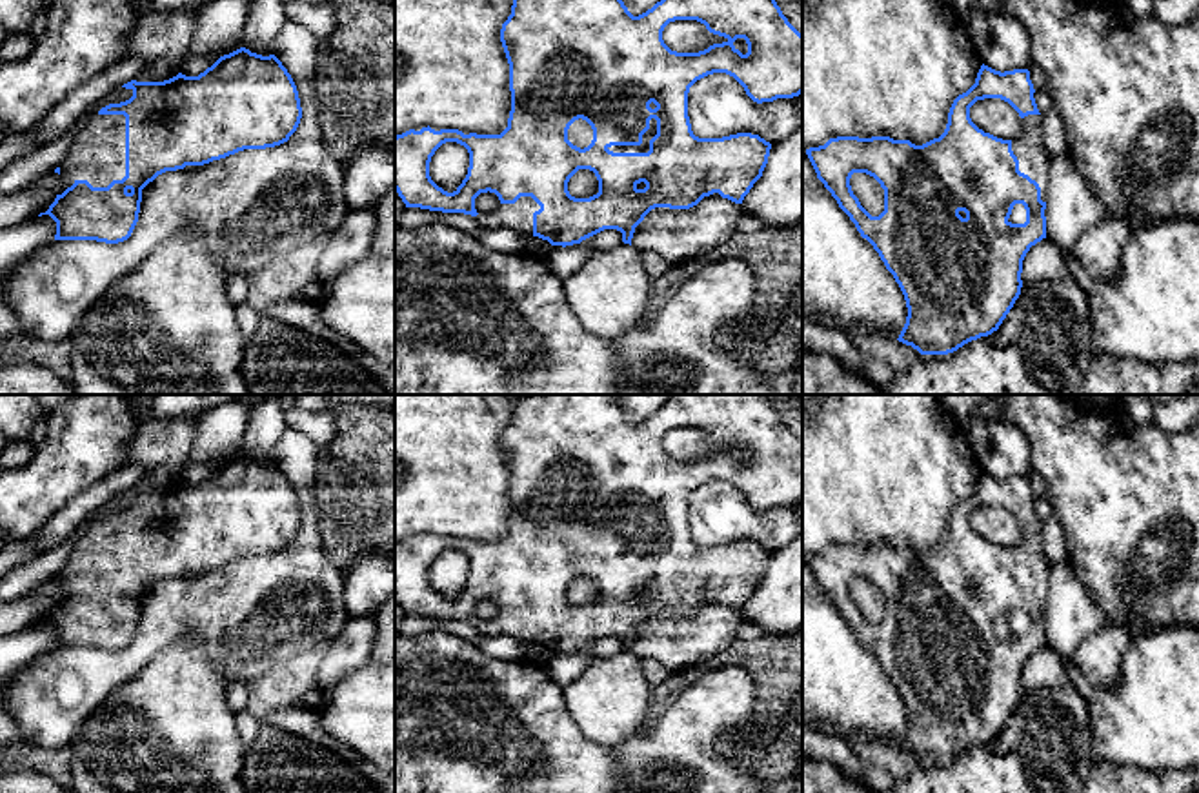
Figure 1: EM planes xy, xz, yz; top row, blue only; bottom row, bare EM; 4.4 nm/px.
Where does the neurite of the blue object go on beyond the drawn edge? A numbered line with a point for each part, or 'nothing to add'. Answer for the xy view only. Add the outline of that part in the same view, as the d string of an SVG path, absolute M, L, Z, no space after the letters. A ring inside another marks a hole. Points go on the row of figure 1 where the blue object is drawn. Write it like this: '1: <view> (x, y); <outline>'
1: xy (99, 153); M95 115L78 131L71 146L75 180L87 180L93 187L107 187L126 176L126 116Z

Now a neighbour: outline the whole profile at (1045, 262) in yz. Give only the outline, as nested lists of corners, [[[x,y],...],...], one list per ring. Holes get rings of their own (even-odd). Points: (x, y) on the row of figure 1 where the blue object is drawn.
[[[1043,238],[1030,247],[1023,260],[1023,286],[1070,278],[1064,249],[1052,238]]]

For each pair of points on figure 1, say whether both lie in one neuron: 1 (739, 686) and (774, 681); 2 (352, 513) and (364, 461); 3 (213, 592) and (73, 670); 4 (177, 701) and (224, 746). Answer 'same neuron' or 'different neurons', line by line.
1: different neurons
2: same neuron
3: same neuron
4: same neuron

